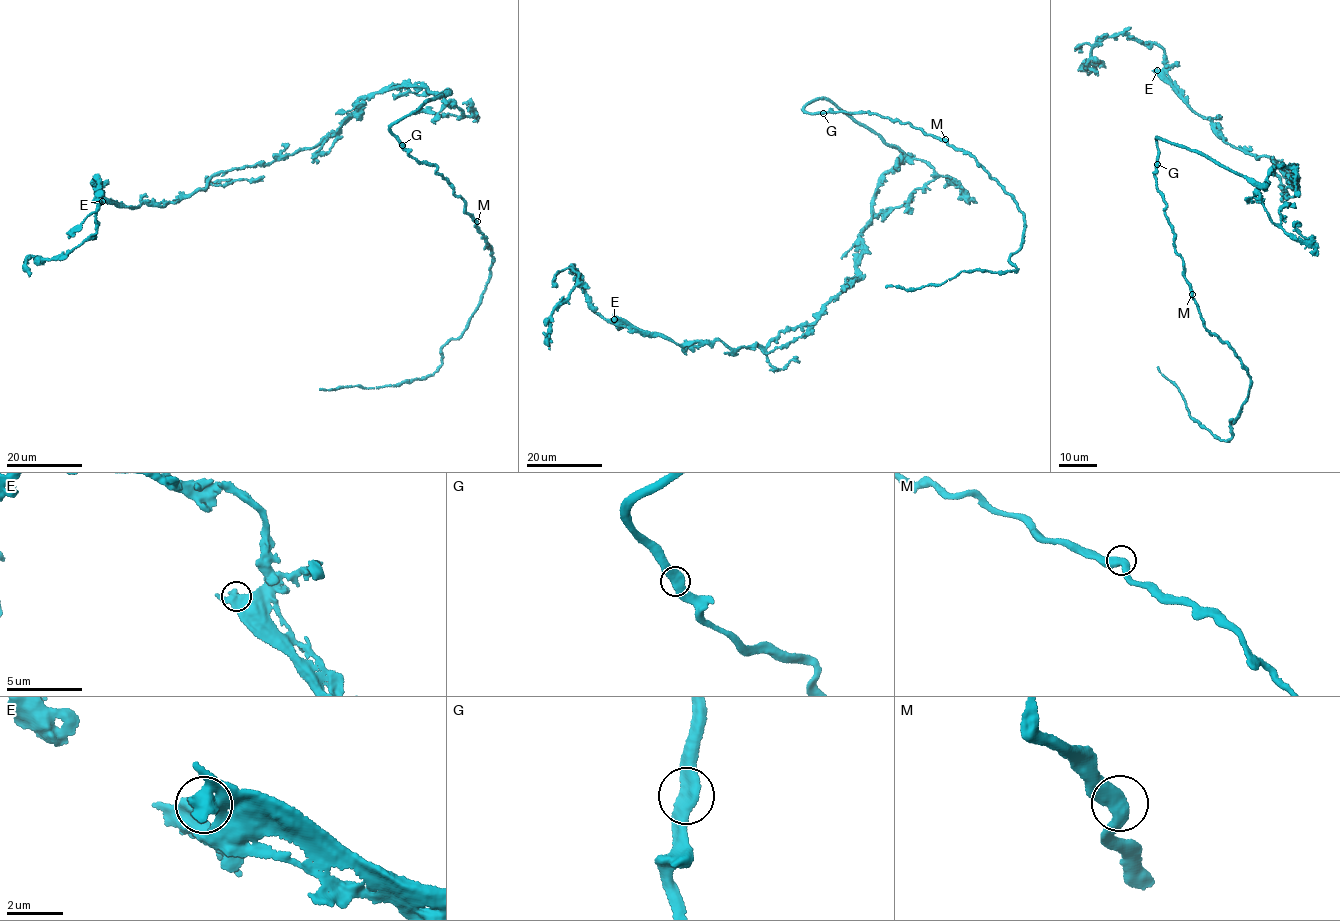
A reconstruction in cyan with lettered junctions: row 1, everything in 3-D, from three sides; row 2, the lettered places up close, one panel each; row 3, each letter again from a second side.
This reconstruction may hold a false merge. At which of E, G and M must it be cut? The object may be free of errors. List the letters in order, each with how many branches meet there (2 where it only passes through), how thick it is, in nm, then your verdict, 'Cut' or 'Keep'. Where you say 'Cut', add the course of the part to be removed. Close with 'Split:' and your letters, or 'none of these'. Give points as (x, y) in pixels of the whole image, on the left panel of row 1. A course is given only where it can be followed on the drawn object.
E: Branches: 2. Thickness 480 nm. Keep
G: Branches: 2. Thickness 480 nm. Keep
M: Branches: 2. Thickness 480 nm. Keep
Split: none of these

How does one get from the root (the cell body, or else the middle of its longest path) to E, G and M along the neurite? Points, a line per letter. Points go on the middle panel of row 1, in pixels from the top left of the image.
E: (902, 157), (881, 179), (855, 280), (815, 322), (731, 349), (680, 346), (614, 319)
G: (902, 157), (897, 149), (828, 100), (815, 100), (804, 108), (809, 113), (823, 113)
M: (902, 157), (897, 149), (828, 100), (815, 100), (804, 108), (814, 114), (869, 112), (946, 139)

